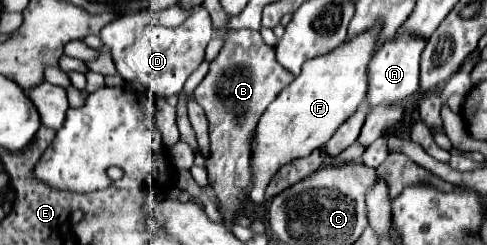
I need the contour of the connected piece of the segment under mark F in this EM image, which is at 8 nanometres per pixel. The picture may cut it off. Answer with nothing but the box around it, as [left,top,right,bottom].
[251,25,377,205]

